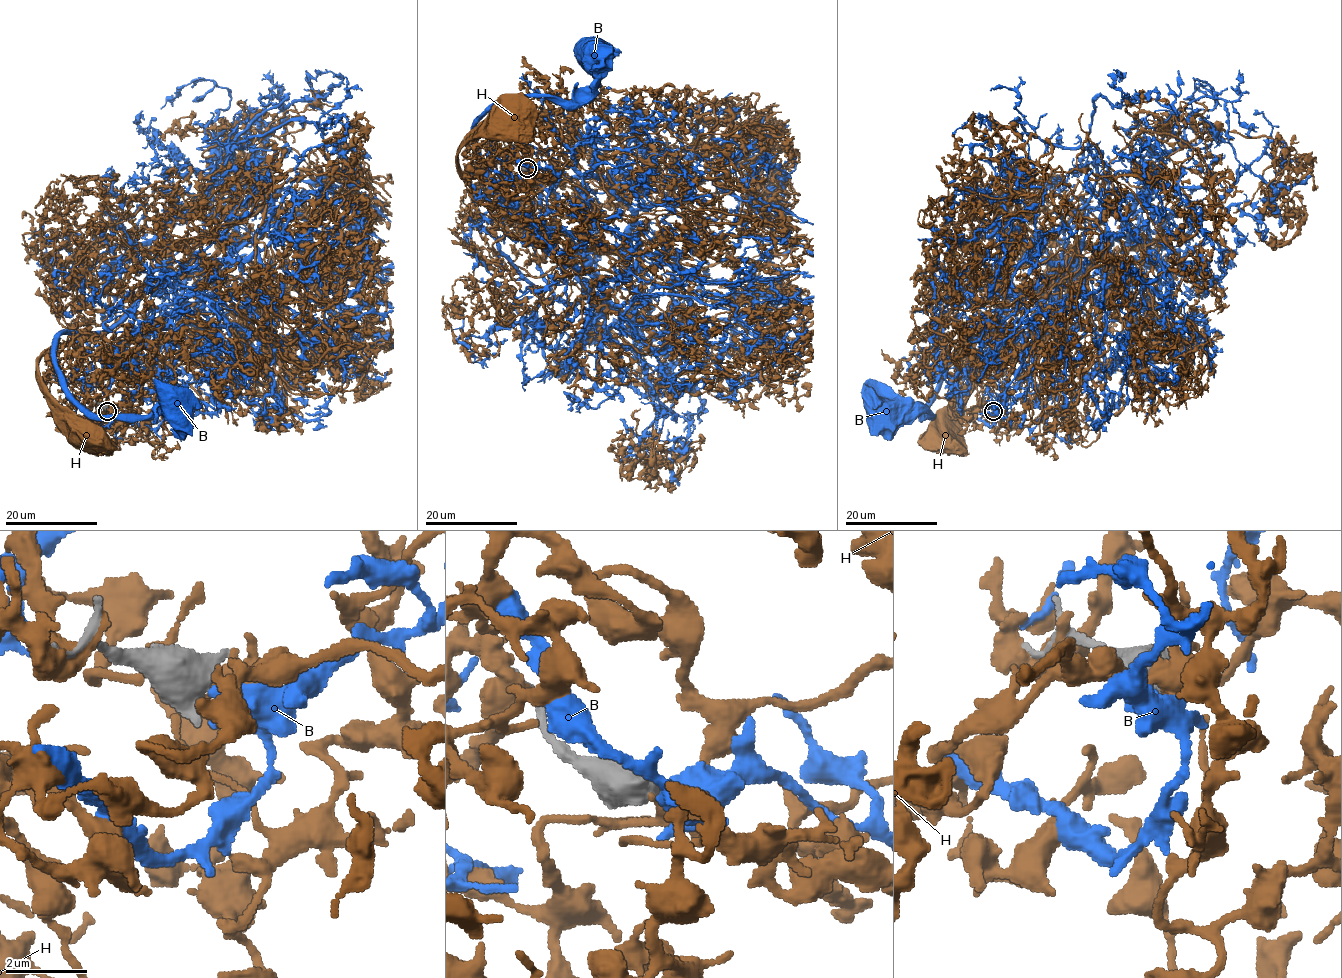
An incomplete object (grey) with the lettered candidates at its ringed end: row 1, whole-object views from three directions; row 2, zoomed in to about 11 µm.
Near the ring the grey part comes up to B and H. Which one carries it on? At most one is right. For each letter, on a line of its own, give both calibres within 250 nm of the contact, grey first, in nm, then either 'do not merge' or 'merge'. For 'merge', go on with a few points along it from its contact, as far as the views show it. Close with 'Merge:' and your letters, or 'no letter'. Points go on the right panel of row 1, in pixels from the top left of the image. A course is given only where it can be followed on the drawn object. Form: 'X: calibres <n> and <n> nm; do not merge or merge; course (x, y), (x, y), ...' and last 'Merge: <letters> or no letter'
B: calibres 700 and 360 nm; do not merge
H: calibres 500 and 240 nm; do not merge
Merge: no letter

